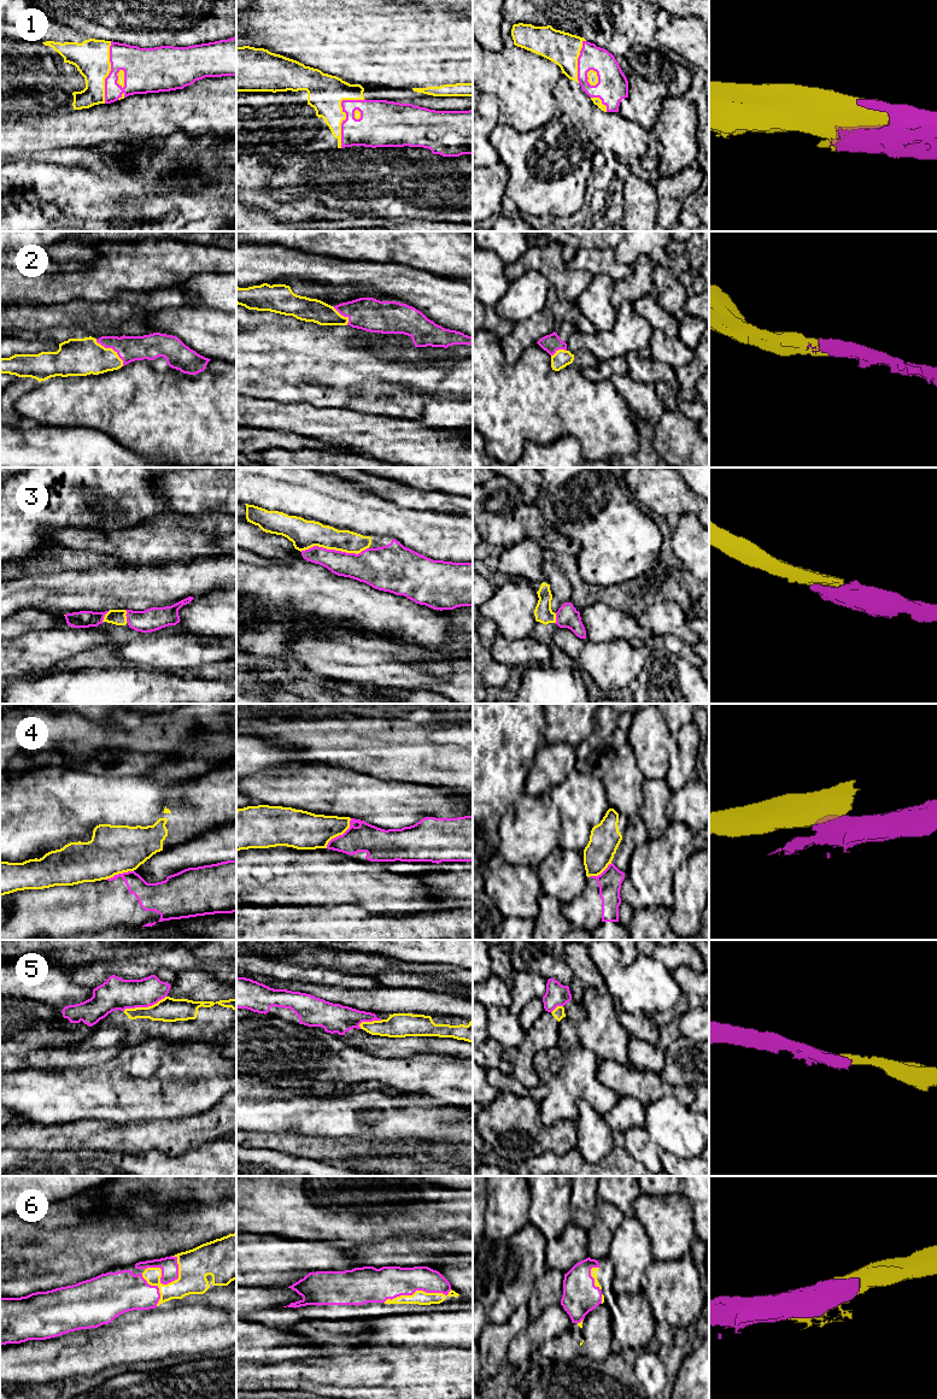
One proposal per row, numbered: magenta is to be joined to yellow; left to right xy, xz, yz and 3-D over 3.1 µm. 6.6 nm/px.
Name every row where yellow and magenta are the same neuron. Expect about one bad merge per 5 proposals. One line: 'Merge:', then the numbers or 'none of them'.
Merge: 1, 2, 3, 6

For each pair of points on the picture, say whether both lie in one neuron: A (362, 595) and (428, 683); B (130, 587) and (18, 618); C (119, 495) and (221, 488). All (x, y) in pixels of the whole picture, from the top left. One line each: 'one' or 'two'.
A: two
B: two
C: two

